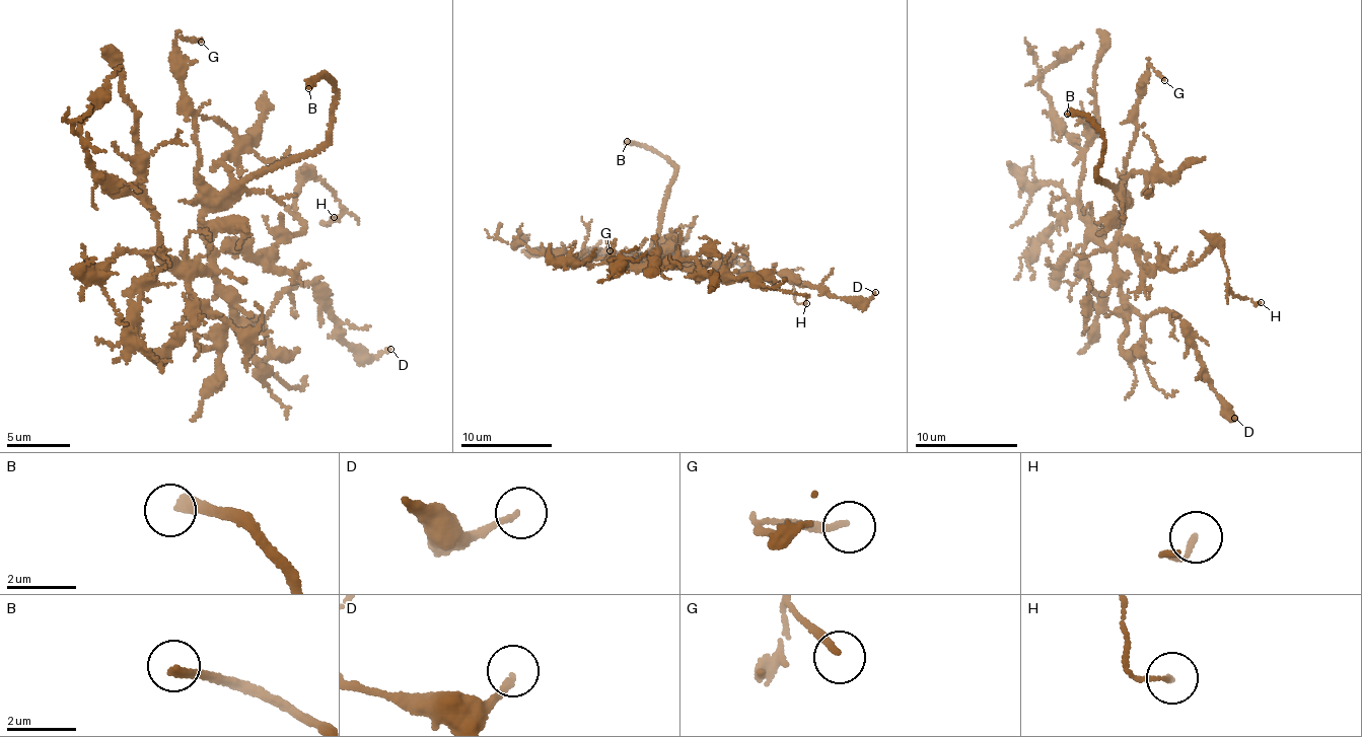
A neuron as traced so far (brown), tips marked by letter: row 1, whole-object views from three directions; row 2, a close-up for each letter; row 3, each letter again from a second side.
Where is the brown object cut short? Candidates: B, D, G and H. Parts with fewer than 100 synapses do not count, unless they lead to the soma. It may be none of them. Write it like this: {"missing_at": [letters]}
{"missing_at": ["B"]}

